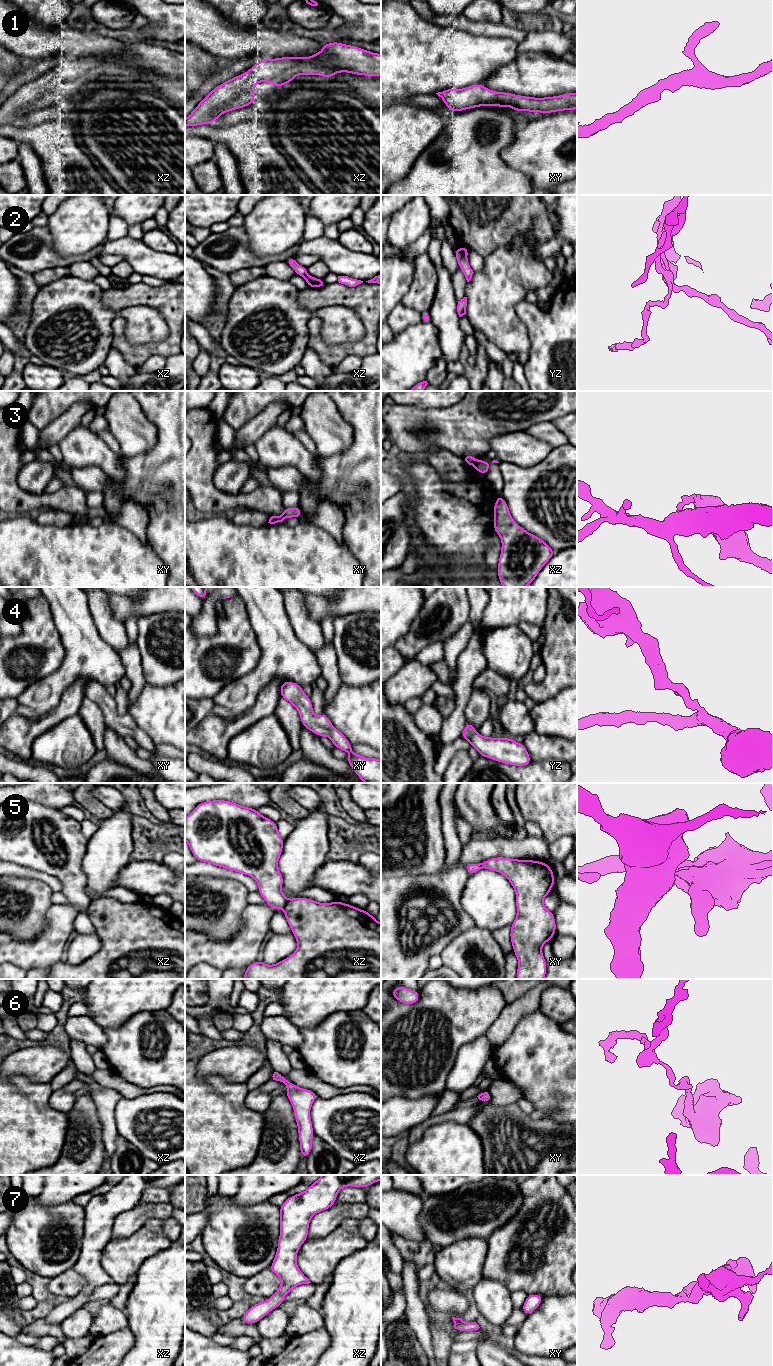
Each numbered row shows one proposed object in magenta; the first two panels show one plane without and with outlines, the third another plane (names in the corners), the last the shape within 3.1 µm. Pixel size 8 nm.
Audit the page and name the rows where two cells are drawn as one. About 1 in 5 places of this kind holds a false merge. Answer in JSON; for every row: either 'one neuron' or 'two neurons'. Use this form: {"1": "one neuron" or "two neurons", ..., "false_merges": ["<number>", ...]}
{"1": "one neuron", "2": "two neurons", "3": "two neurons", "4": "one neuron", "5": "two neurons", "6": "one neuron", "7": "one neuron", "false_merges": ["2", "3", "5"]}

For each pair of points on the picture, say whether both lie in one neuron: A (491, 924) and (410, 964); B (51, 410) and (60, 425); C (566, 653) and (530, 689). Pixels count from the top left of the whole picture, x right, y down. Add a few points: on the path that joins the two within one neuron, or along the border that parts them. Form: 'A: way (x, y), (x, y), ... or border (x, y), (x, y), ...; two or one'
A: border (462, 905), (462, 908), (475, 925); two
B: border (75, 403), (40, 431); two
C: way (566, 665), (542, 689); one

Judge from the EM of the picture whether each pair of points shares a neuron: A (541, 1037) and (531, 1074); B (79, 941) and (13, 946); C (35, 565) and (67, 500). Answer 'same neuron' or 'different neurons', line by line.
A: same neuron
B: different neurons
C: different neurons

